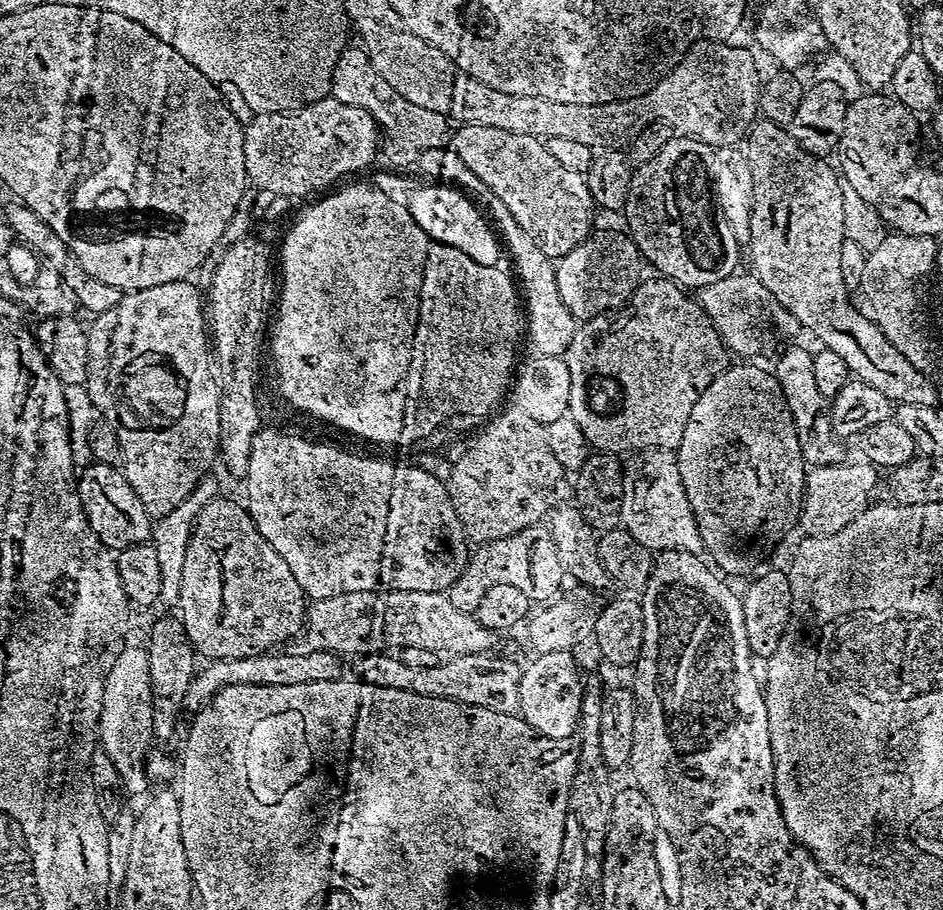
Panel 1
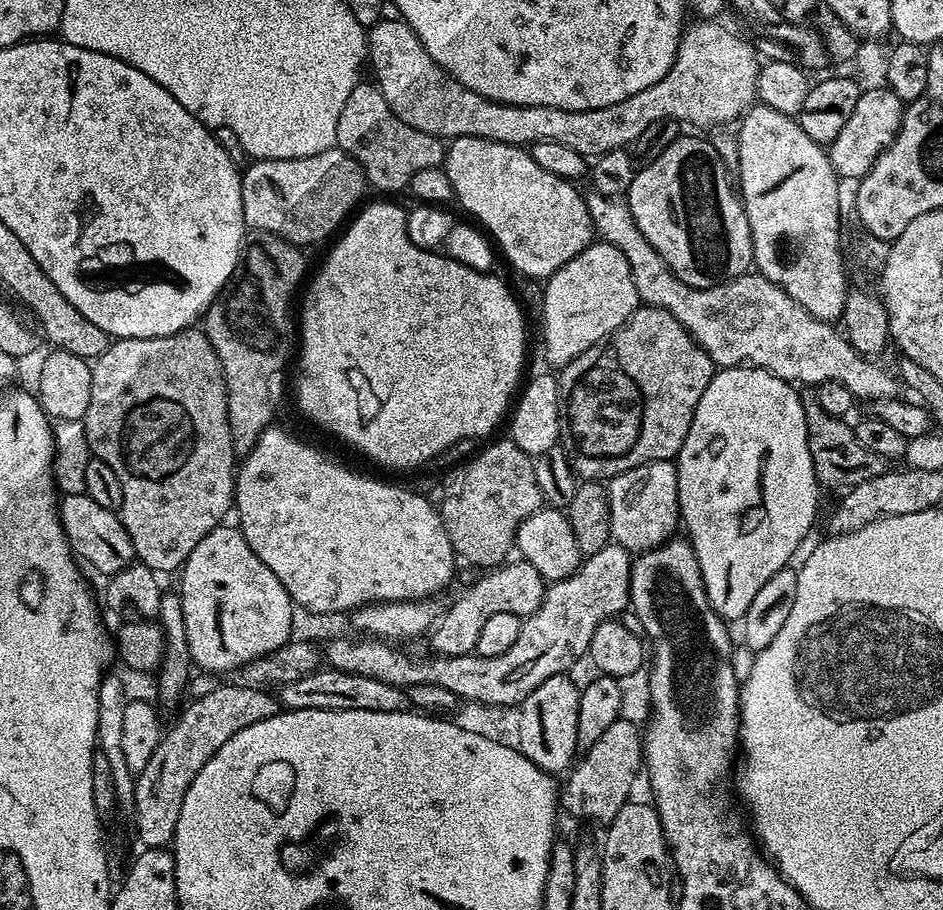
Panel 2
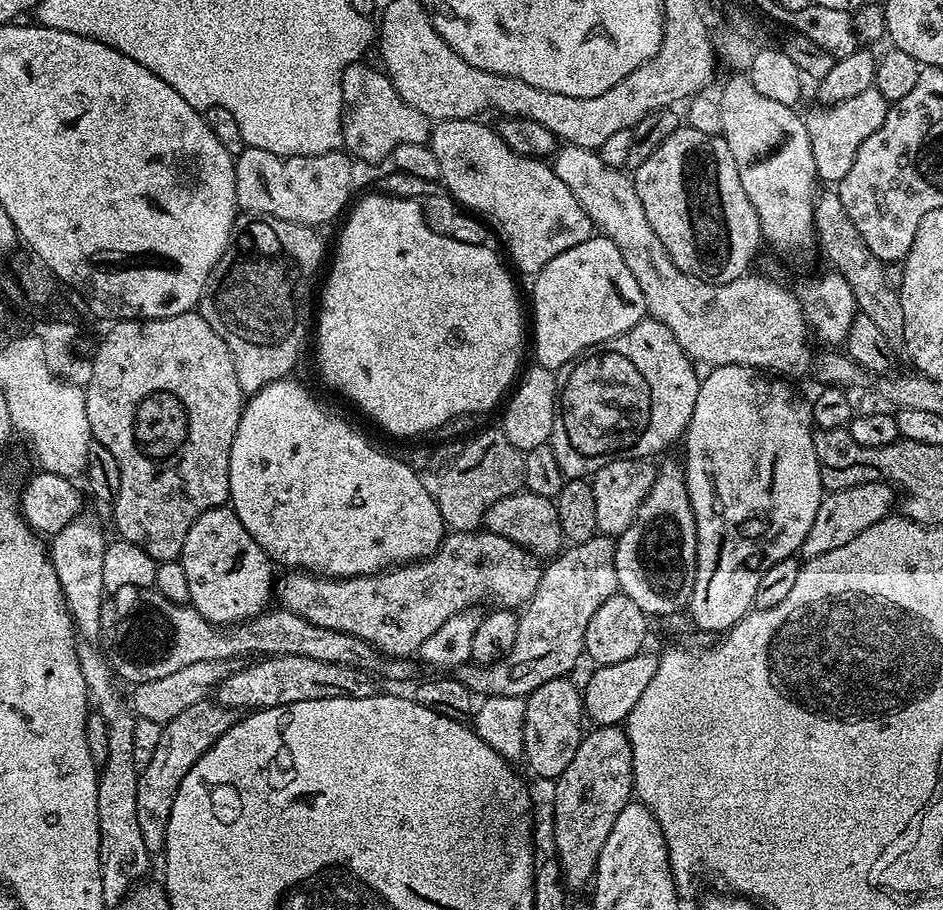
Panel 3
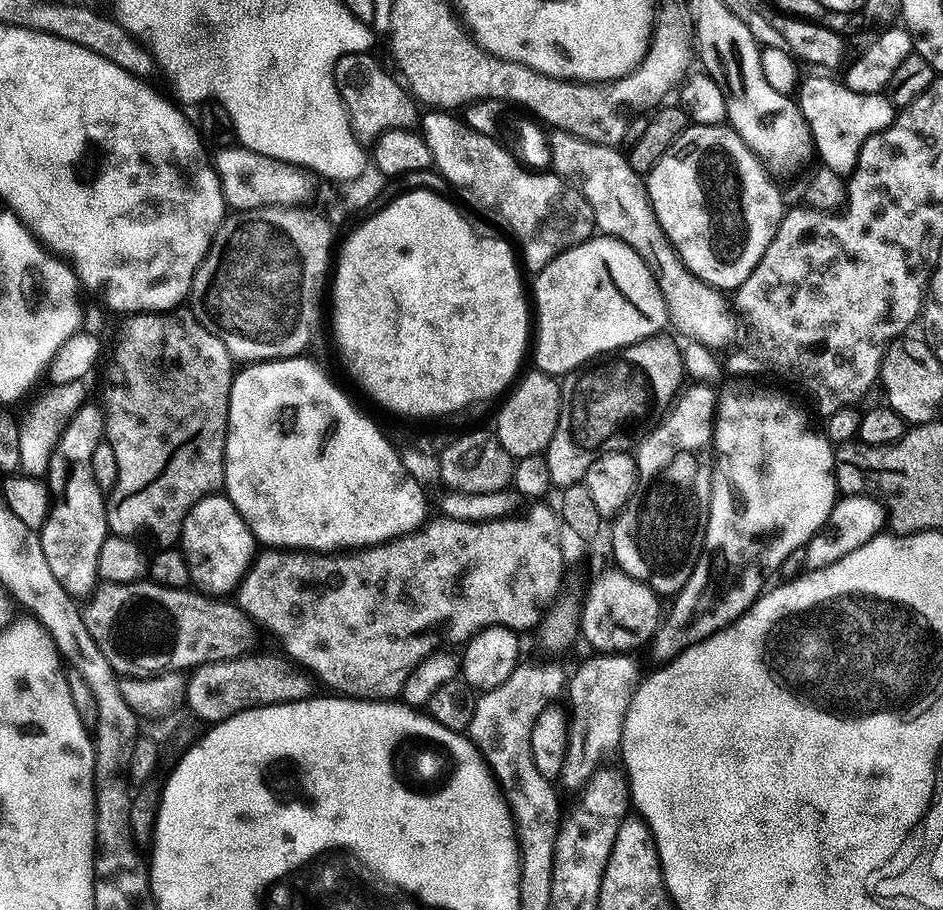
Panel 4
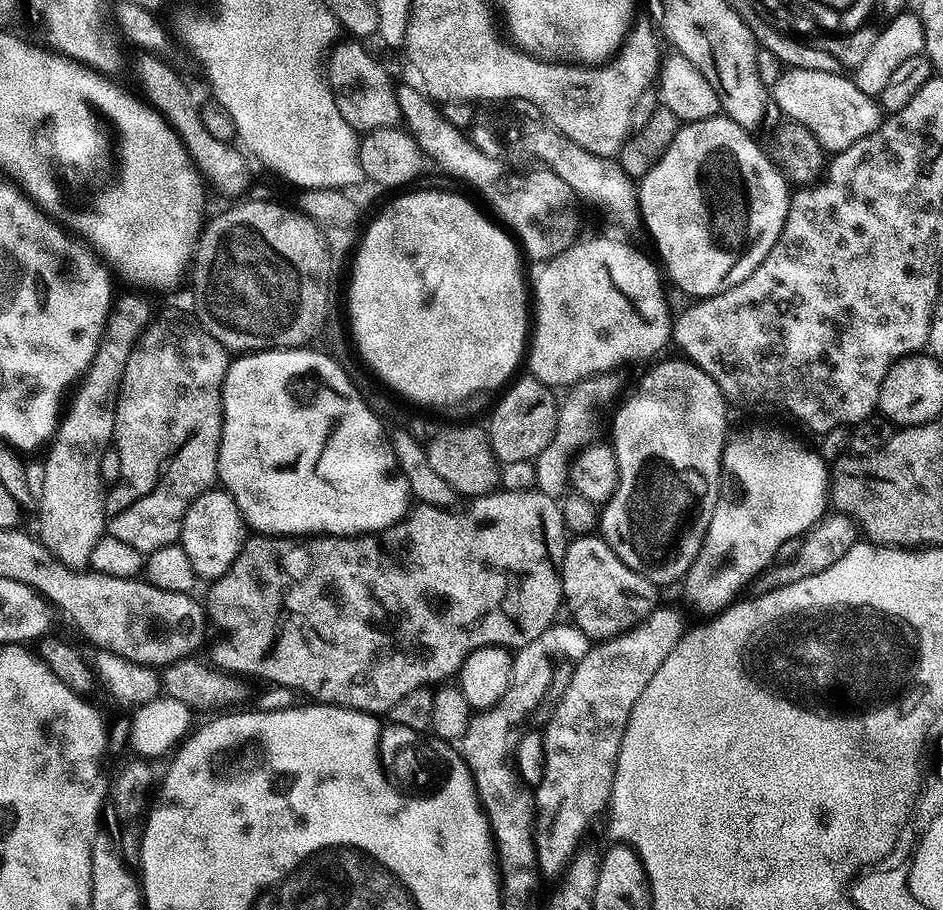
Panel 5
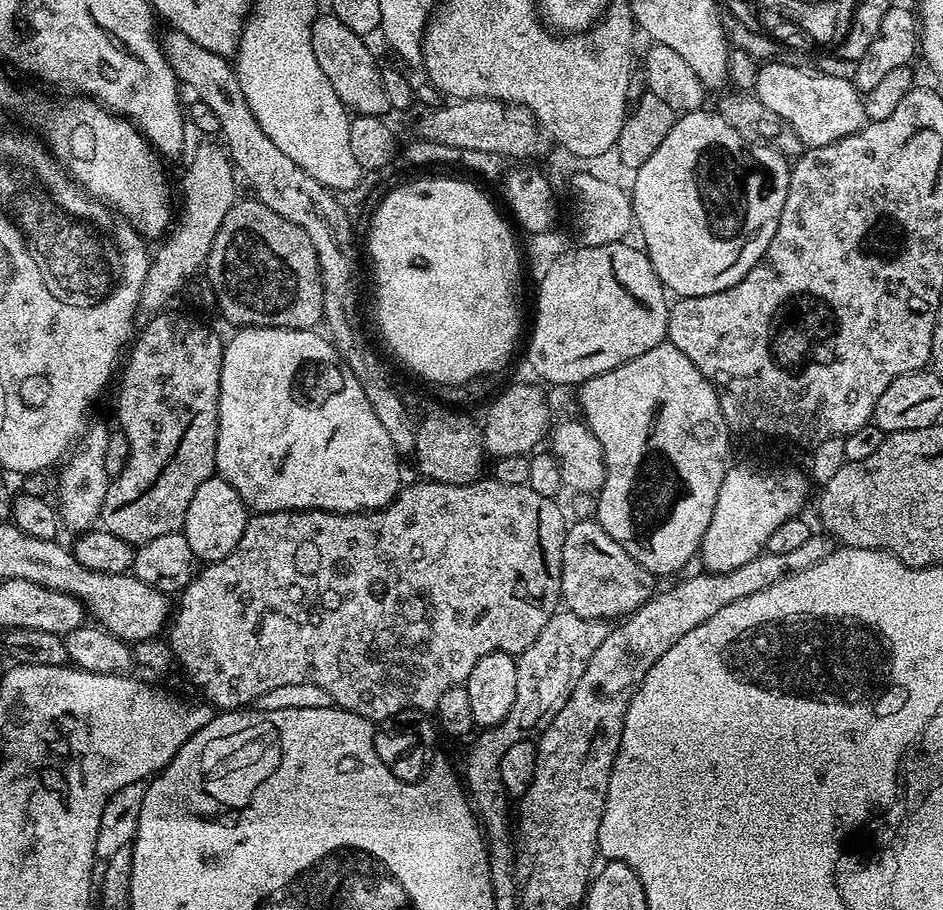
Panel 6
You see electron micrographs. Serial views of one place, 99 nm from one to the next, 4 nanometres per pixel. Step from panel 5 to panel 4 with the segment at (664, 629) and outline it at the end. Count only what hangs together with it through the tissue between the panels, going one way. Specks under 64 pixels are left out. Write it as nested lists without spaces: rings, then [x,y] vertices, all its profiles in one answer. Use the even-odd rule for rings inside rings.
[[[592,654],[589,660],[584,660],[576,668],[576,673],[571,673],[566,684],[567,707],[570,709],[570,719],[568,722],[568,749],[564,765],[559,774],[561,781],[568,784],[582,786],[603,763],[603,756],[607,752],[615,753],[620,746],[622,738],[622,726],[624,725],[624,715],[632,701],[634,691],[634,679],[632,680],[632,659],[628,654]]]

